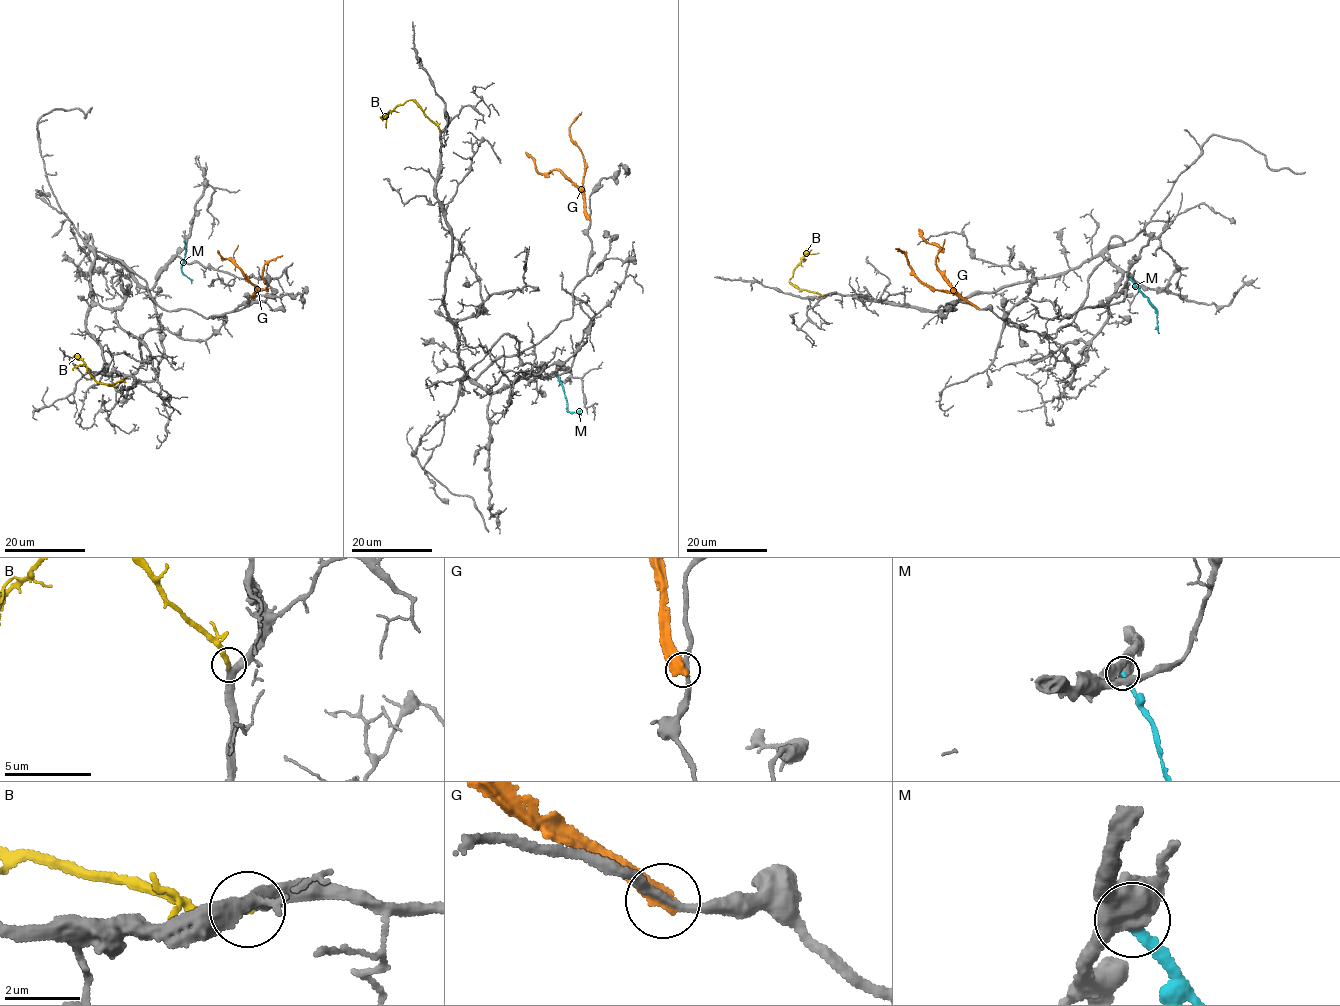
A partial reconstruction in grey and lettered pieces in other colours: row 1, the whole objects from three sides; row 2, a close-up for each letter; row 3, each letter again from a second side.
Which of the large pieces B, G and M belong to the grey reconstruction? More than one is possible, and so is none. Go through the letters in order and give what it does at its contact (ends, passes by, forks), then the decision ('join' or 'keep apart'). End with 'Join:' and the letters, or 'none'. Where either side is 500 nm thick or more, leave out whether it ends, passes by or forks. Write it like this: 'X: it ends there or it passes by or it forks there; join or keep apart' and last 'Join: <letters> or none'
B: it ends there; join
G: it ends there; keep apart
M: keep apart
Join: B

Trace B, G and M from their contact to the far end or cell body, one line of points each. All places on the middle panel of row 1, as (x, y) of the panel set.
B: (440, 130), (412, 100), (396, 106), (389, 113), (386, 128)
G: (588, 218), (583, 188), (584, 161), (580, 150), (571, 140), (569, 129), (580, 112)
M: (555, 373), (568, 410), (581, 415)

